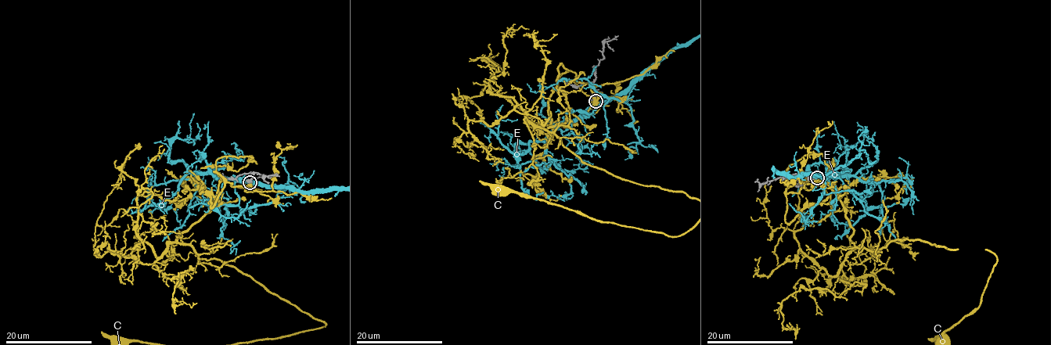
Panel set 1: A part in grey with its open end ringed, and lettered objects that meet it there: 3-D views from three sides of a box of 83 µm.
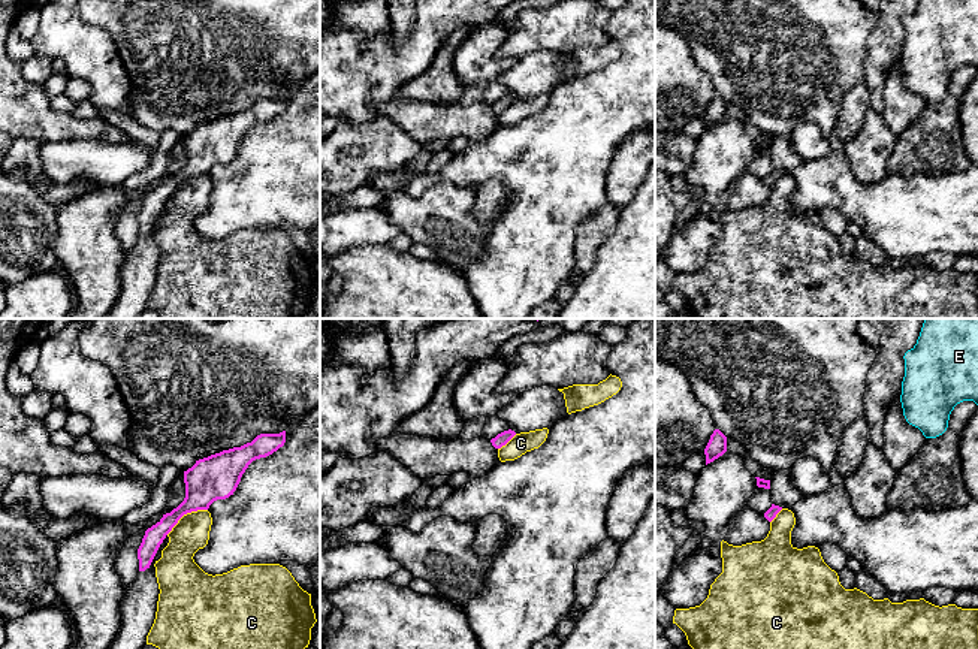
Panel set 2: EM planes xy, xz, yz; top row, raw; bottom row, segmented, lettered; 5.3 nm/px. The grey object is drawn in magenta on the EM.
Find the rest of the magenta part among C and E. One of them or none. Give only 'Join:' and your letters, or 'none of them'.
Join: E

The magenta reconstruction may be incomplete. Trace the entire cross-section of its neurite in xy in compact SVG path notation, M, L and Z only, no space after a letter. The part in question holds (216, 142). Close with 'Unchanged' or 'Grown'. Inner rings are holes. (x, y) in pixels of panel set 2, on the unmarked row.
M286 96L280 99L260 99L251 108L223 115L184 136L185 163L170 178L145 196L138 214L139 236L150 233L160 209L178 185L191 176L208 175L217 164L226 164L236 156L248 130L266 123L283 112Z. Unchanged

